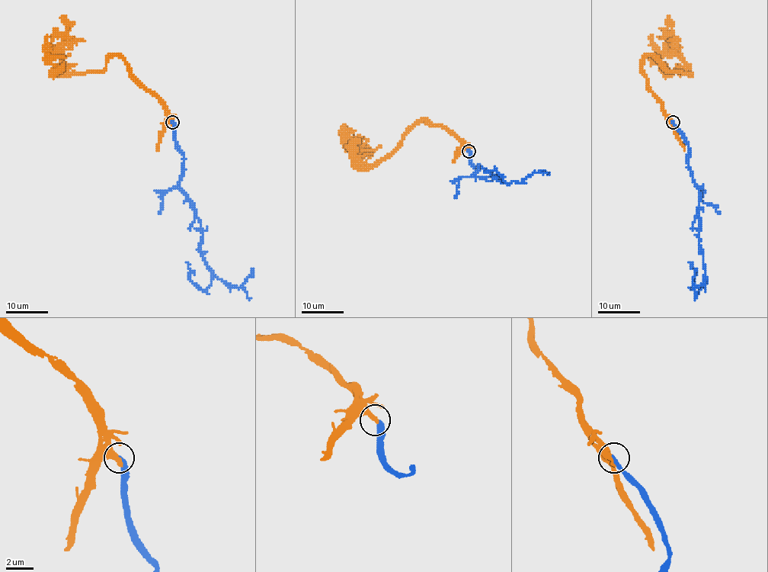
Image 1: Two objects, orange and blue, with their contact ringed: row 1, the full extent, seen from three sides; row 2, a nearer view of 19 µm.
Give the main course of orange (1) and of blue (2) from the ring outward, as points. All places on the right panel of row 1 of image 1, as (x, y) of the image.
1: (673, 123), (650, 91), (642, 60), (652, 56), (666, 69), (689, 73), (671, 25), (659, 27)
2: (673, 123), (689, 153), (688, 168), (699, 189), (699, 244), (707, 283), (696, 291), (694, 270), (689, 262)

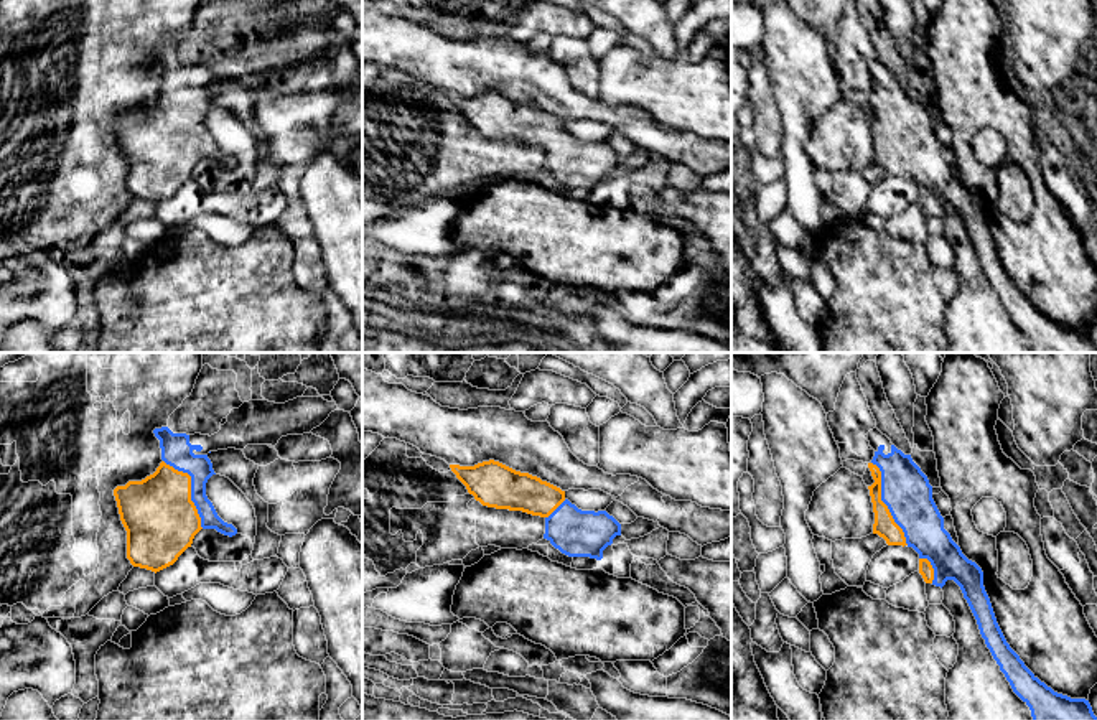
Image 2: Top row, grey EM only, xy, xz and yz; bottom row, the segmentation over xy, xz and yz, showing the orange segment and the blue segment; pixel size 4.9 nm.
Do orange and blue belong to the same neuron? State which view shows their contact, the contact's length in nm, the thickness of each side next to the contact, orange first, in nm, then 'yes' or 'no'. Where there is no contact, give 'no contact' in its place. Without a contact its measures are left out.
meets orange in yz; contact 440 nm long; 110 nm thick on the orange side, 240 nm on the other; yes

